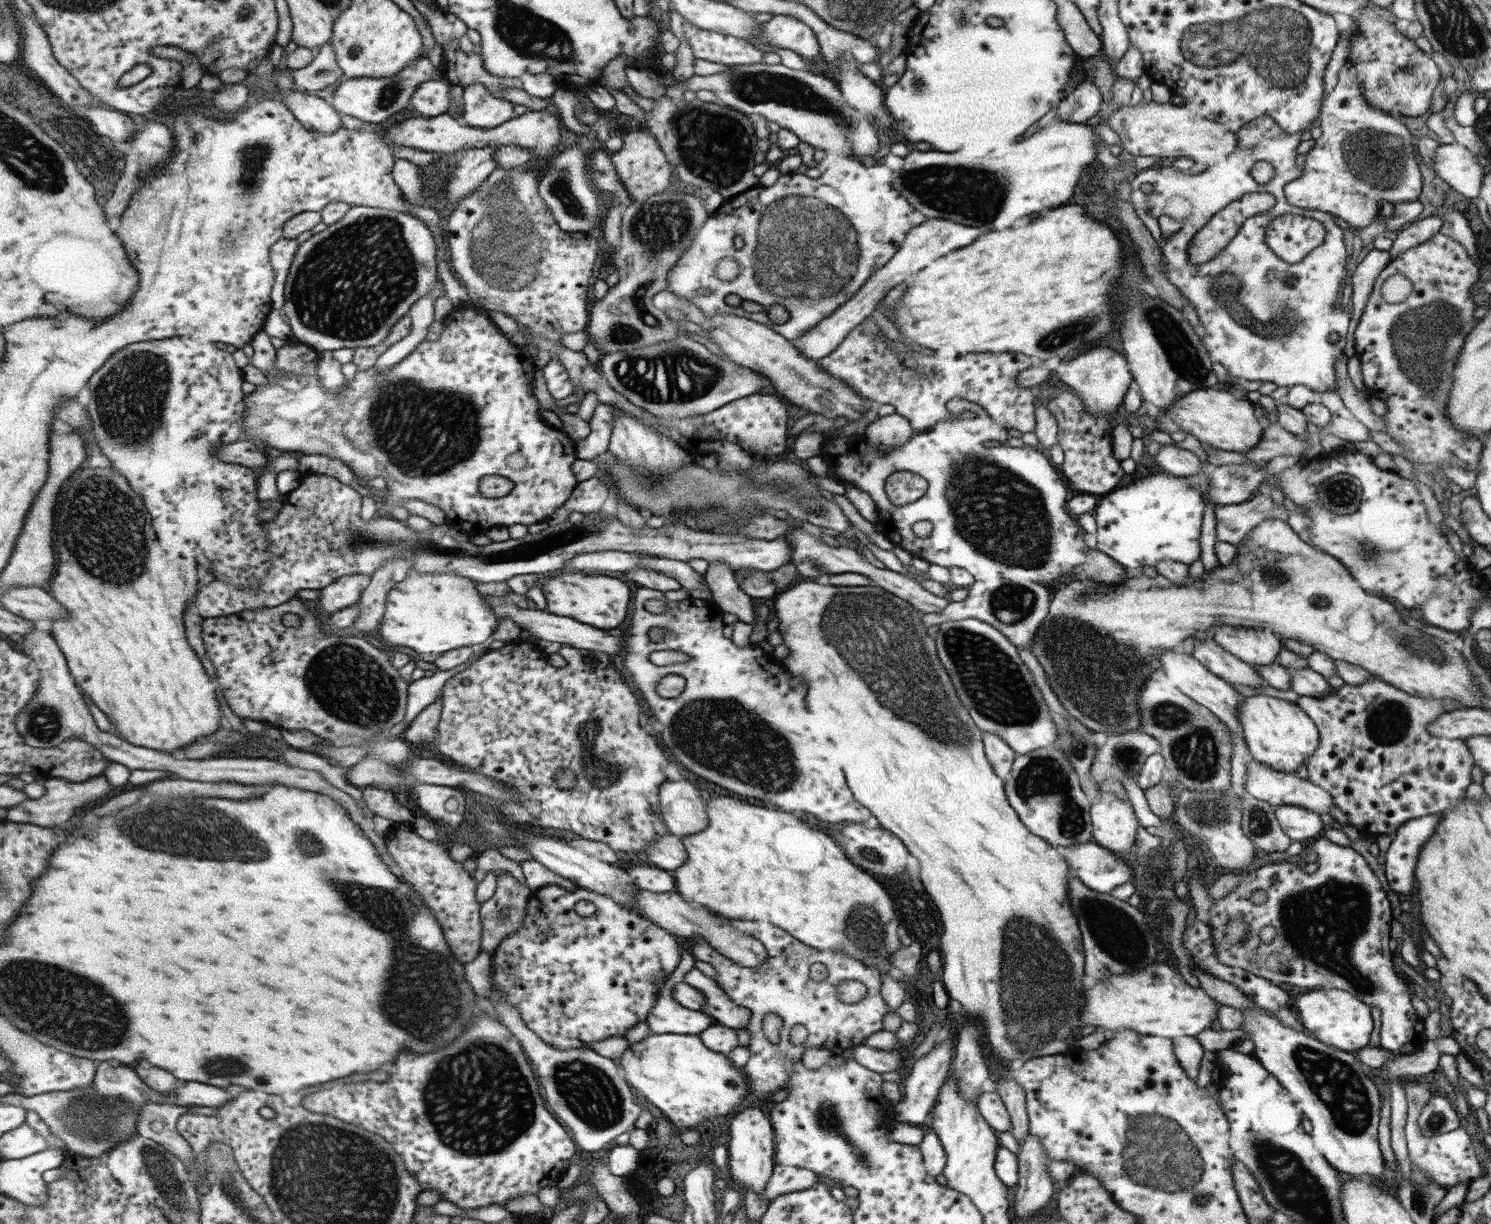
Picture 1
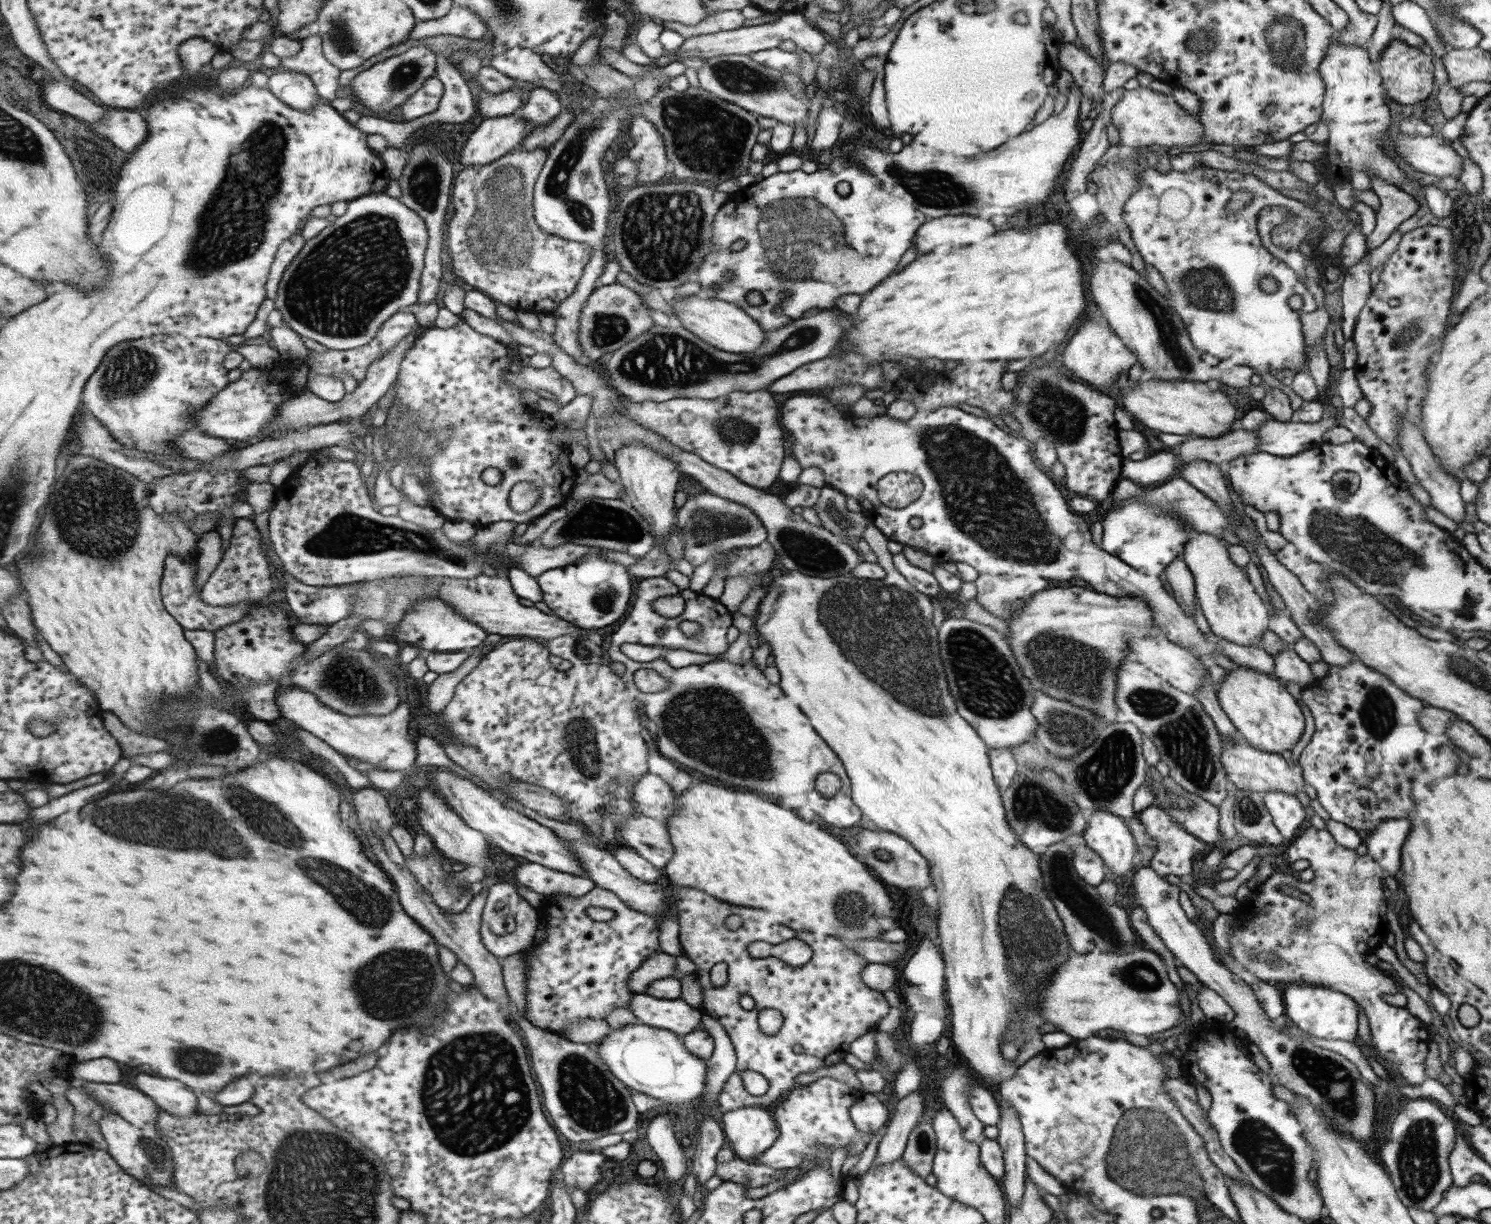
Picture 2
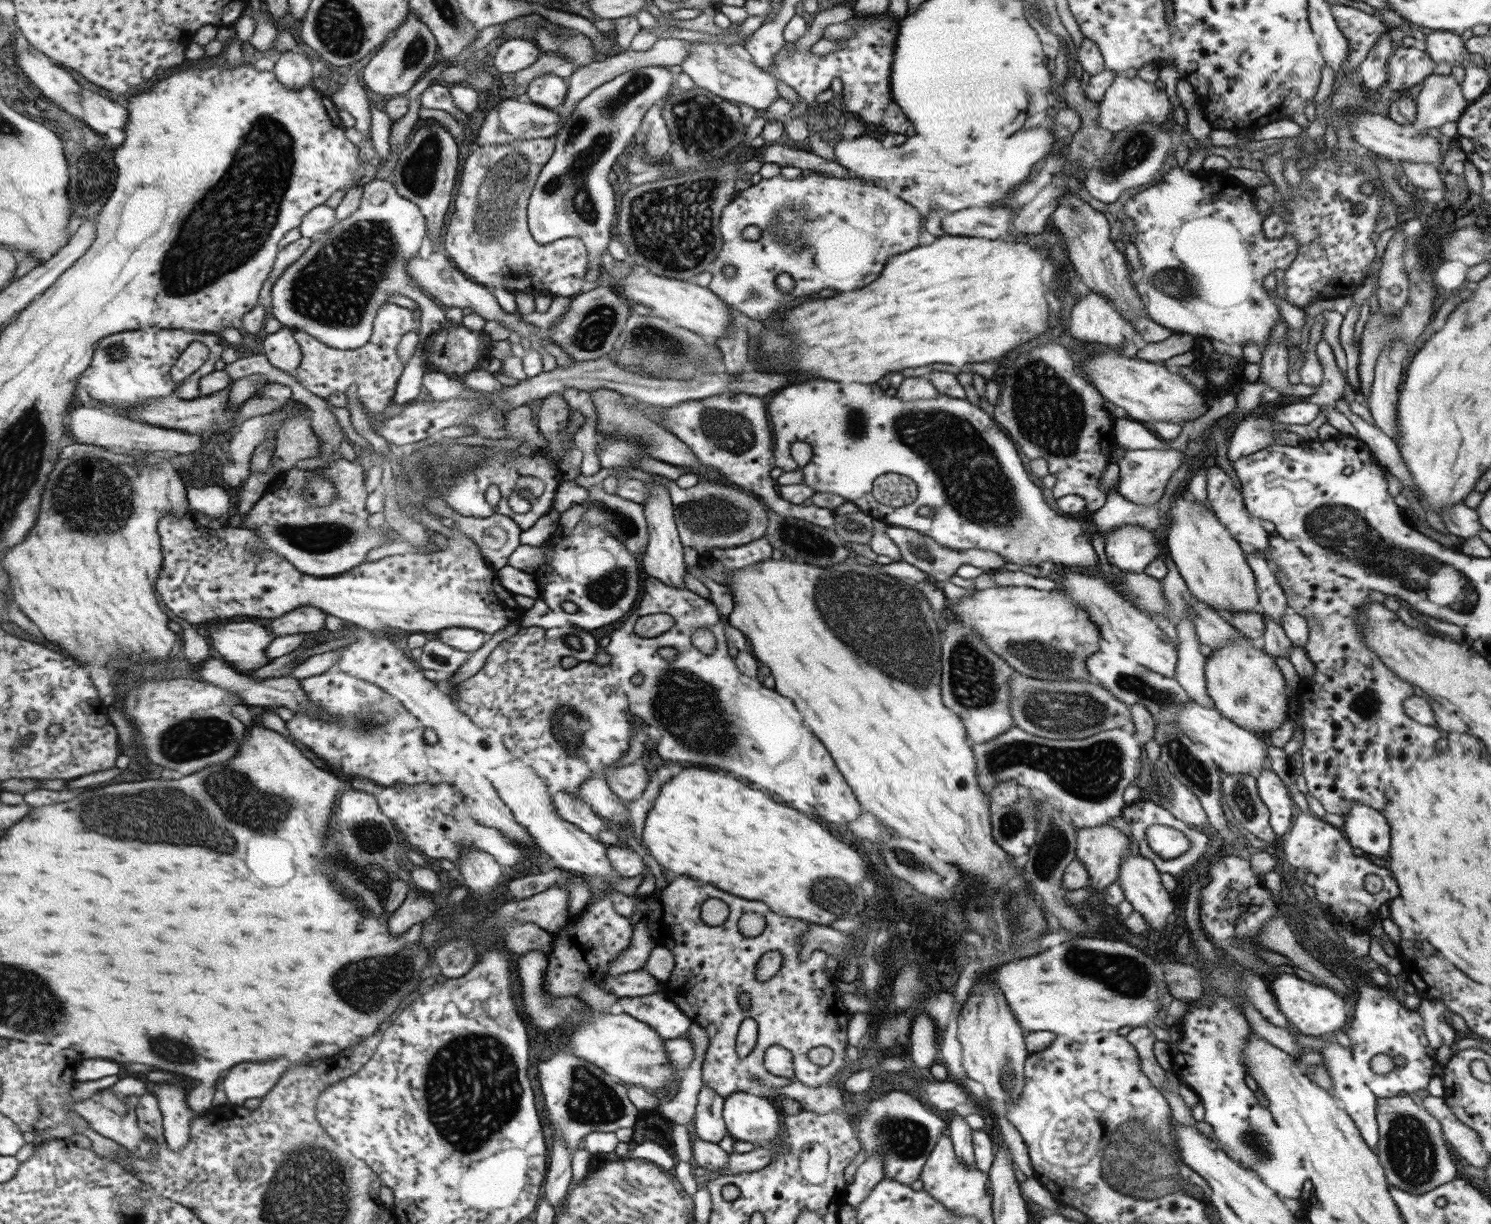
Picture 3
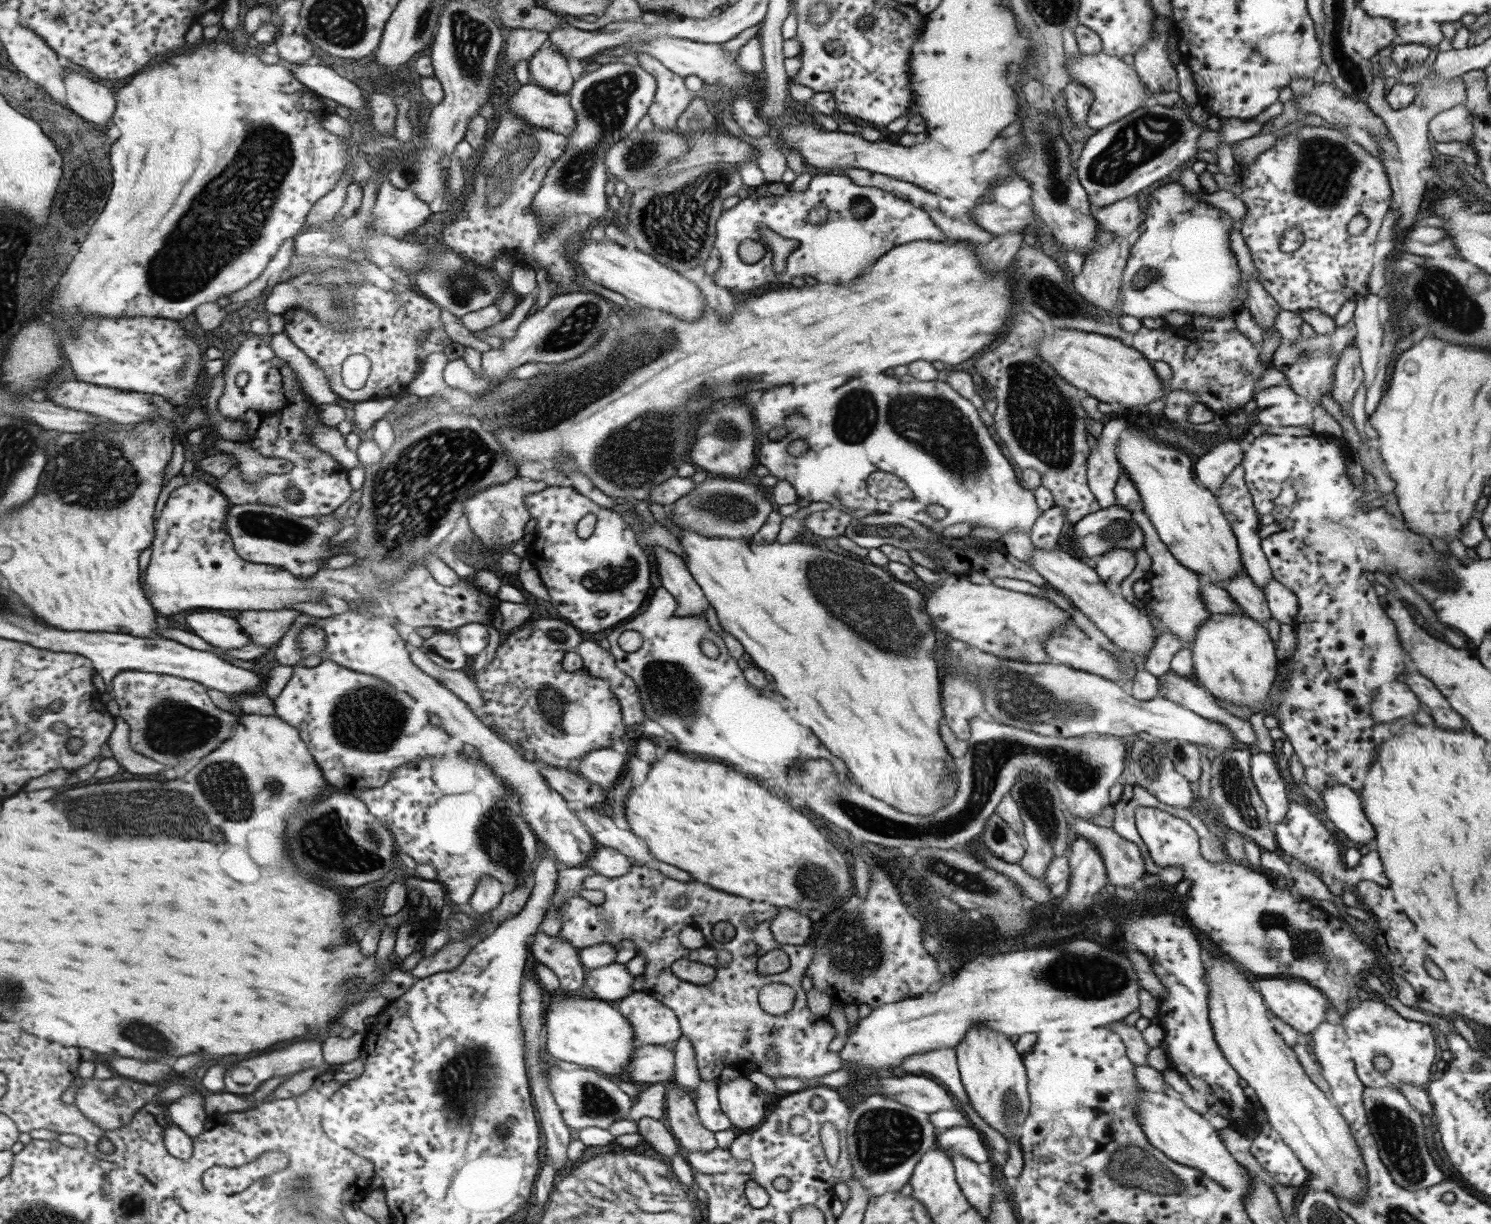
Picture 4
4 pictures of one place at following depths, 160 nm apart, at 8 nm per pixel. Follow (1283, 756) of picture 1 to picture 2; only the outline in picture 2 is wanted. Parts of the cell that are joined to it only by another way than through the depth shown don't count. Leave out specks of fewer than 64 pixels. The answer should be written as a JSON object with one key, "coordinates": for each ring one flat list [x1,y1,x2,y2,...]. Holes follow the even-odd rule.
{"coordinates":[[1239,666,1232,670,1226,670,1223,680,1217,684,1216,697,1219,706,1242,736,1242,739,1257,750,1267,751,1271,754,1281,754,1283,750,1291,750,1293,745,1303,734,1303,714,1299,705,1285,691,1285,687,1271,673,1262,673,1254,668]]}

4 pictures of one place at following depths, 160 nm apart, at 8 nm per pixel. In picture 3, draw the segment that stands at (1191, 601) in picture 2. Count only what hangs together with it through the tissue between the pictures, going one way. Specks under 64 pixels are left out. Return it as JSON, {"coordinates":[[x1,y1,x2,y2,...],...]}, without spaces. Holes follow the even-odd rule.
{"coordinates":[[1184,614,1184,618,1175,623,1174,627,1177,634,1177,658,1173,677,1191,701,1215,709,1205,688,1203,665,1206,657,1199,652,1199,641,1188,614]]}

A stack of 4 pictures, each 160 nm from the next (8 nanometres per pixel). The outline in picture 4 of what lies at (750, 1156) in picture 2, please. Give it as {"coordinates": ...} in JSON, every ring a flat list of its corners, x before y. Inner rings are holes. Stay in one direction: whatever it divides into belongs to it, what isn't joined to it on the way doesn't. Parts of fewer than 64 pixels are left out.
{"coordinates":[[737,1077,713,1087,721,1112,727,1116,732,1129,739,1133,749,1132,763,1122,767,1094,758,1085,745,1077]]}

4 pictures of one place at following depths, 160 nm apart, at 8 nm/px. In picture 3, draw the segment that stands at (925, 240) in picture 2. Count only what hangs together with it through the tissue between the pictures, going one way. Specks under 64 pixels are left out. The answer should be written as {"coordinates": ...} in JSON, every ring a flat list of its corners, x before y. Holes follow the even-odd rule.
{"coordinates":[[997,205,996,207,969,207,947,213,941,219,942,231,944,235,949,236,968,236,973,238,987,238,987,240,995,240,997,236,1004,236,1009,230,1012,217,1015,215,1009,207]]}

